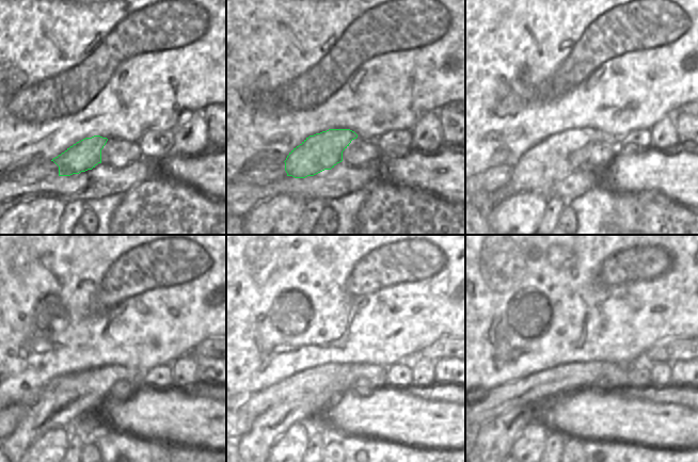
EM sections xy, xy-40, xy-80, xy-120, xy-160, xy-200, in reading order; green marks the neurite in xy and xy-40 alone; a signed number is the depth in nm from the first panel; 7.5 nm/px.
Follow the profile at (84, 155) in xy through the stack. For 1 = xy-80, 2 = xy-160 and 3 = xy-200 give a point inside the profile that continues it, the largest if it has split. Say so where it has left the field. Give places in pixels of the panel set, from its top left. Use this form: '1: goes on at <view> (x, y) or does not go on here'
1: goes on at xy-80 (559, 155)
2: goes on at xy-160 (254, 446)
3: goes on at xy-200 (494, 439)

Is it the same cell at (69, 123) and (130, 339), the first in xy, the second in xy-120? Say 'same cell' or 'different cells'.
same cell

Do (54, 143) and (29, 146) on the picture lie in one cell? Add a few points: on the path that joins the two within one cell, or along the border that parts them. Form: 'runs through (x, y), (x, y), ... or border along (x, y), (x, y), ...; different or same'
runs through (48, 143), (35, 143); same

